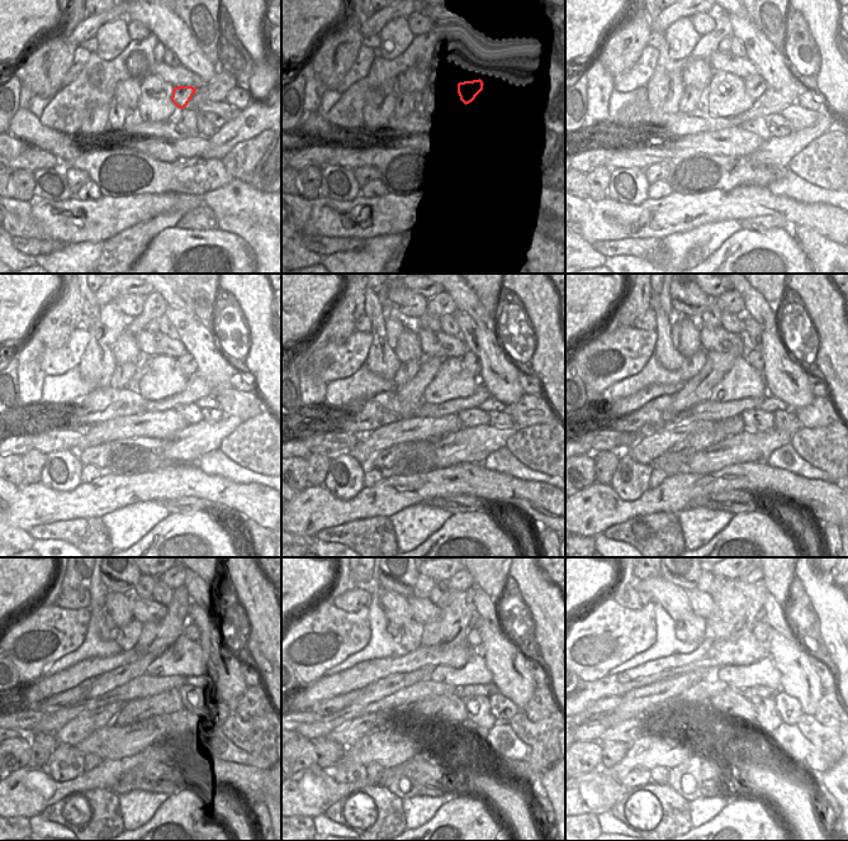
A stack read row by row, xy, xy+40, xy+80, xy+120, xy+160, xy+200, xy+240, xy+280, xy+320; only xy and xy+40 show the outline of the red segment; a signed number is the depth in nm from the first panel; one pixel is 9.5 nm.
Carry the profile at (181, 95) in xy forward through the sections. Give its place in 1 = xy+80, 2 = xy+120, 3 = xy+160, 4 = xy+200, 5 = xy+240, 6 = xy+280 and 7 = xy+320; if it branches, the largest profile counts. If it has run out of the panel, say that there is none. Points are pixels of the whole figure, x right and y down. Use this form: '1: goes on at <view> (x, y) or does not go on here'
1: goes on at xy+80 (754, 85)
2: goes on at xy+120 (186, 364)
3: goes on at xy+160 (470, 361)
4: goes on at xy+200 (753, 357)
5: goes on at xy+240 (189, 637)
6: goes on at xy+280 (473, 638)
7: goes on at xy+320 (761, 631)

